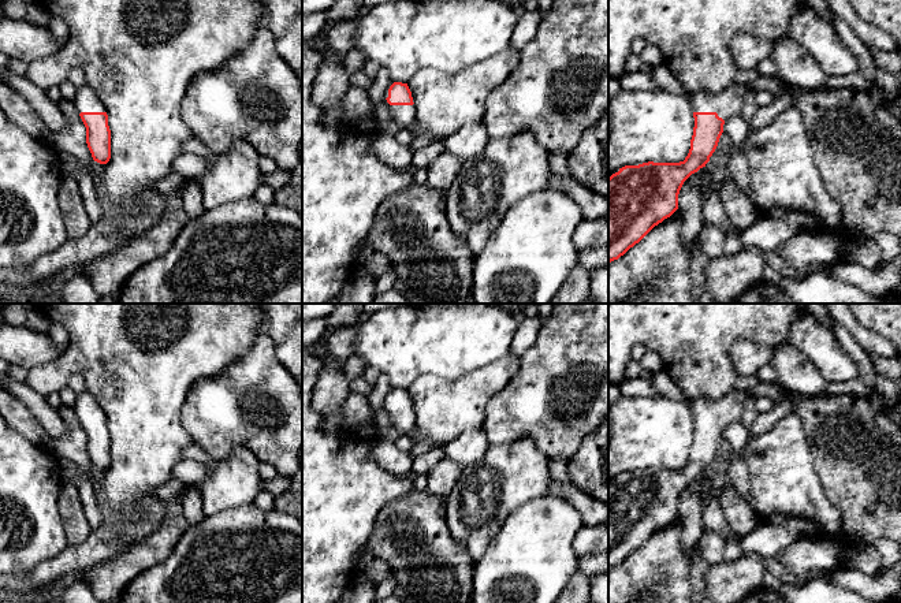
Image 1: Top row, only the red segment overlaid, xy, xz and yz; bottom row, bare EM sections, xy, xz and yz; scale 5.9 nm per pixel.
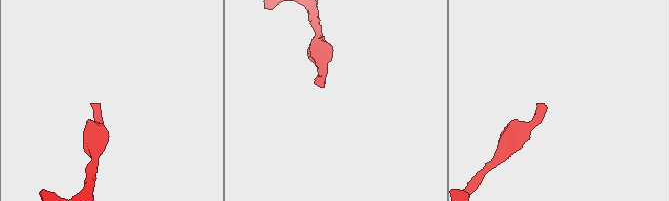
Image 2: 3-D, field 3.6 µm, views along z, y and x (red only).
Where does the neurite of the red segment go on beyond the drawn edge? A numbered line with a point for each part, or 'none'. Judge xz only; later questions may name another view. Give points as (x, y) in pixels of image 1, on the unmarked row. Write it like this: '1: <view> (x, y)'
1: xz (405, 421)

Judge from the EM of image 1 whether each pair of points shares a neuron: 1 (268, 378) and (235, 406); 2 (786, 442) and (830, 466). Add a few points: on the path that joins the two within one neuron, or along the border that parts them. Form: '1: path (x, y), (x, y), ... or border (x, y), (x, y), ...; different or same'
1: path (260, 386), (244, 402); same
2: border (803, 427), (822, 488); different

